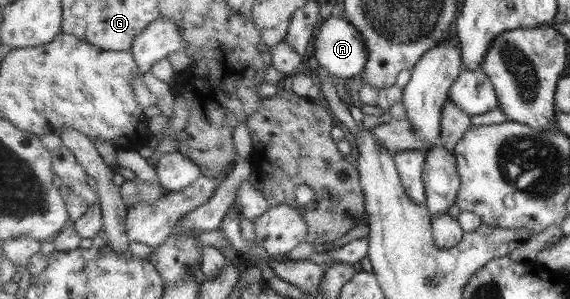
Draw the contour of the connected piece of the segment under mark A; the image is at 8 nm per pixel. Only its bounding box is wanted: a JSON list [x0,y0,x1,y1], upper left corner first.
[314,16,369,80]

